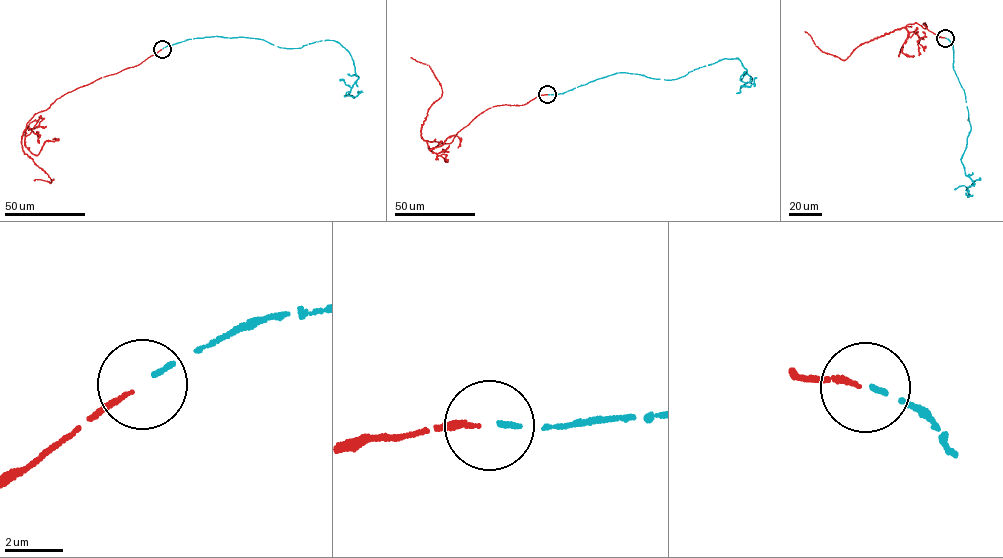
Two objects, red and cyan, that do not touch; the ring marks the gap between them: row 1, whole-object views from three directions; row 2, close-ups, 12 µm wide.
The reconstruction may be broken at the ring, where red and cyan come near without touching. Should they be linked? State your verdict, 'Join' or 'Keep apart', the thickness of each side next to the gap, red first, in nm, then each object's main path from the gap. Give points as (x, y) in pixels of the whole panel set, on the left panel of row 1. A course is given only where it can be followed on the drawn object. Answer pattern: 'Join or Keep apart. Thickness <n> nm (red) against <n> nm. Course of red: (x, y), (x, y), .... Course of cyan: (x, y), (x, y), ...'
Join. Thickness 160 nm (red) against 180 nm. Course of red: (161, 49), (137, 65), (63, 95), (34, 114), (23, 133), (23, 150), (53, 180), (33, 180). Course of cyan: (162, 48), (206, 37), (260, 38), (288, 48), (331, 40), (353, 60), (358, 77), (349, 94), (362, 92)

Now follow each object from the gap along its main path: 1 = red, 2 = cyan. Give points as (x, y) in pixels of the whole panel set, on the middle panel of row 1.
1: (547, 94), (487, 108), (451, 143), (427, 141), (422, 124), (442, 92), (429, 65), (410, 57)
2: (548, 94), (563, 93), (616, 73), (675, 79), (724, 59), (739, 60), (752, 80), (745, 86), (756, 77)

